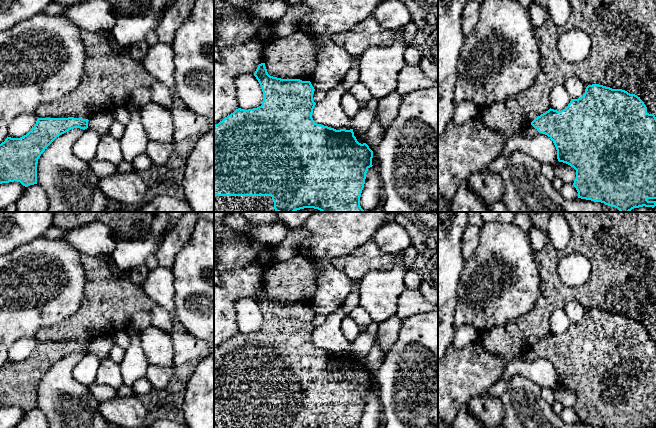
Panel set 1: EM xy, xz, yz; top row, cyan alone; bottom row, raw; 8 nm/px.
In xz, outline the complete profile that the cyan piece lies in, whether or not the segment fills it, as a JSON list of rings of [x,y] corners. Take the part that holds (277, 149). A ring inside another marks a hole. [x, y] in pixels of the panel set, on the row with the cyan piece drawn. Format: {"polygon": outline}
{"polygon": [[[300,31],[275,39],[264,53],[265,62],[259,64],[254,73],[263,92],[262,105],[248,110],[238,108],[214,126],[214,212],[364,212],[360,206],[360,197],[366,173],[373,166],[373,151],[366,143],[357,141],[353,129],[336,130],[313,120],[312,113],[316,103],[313,100],[315,89],[310,78],[317,66],[317,51],[318,45]]]}

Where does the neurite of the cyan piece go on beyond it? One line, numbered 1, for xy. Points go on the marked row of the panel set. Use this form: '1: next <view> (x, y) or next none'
1: next none

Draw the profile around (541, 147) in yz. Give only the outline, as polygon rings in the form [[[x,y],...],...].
[[[522,132],[510,137],[499,157],[510,155],[515,151],[524,152],[541,163],[549,163],[555,166],[558,162],[557,150],[553,141],[542,133],[538,133],[533,138],[525,137]]]

